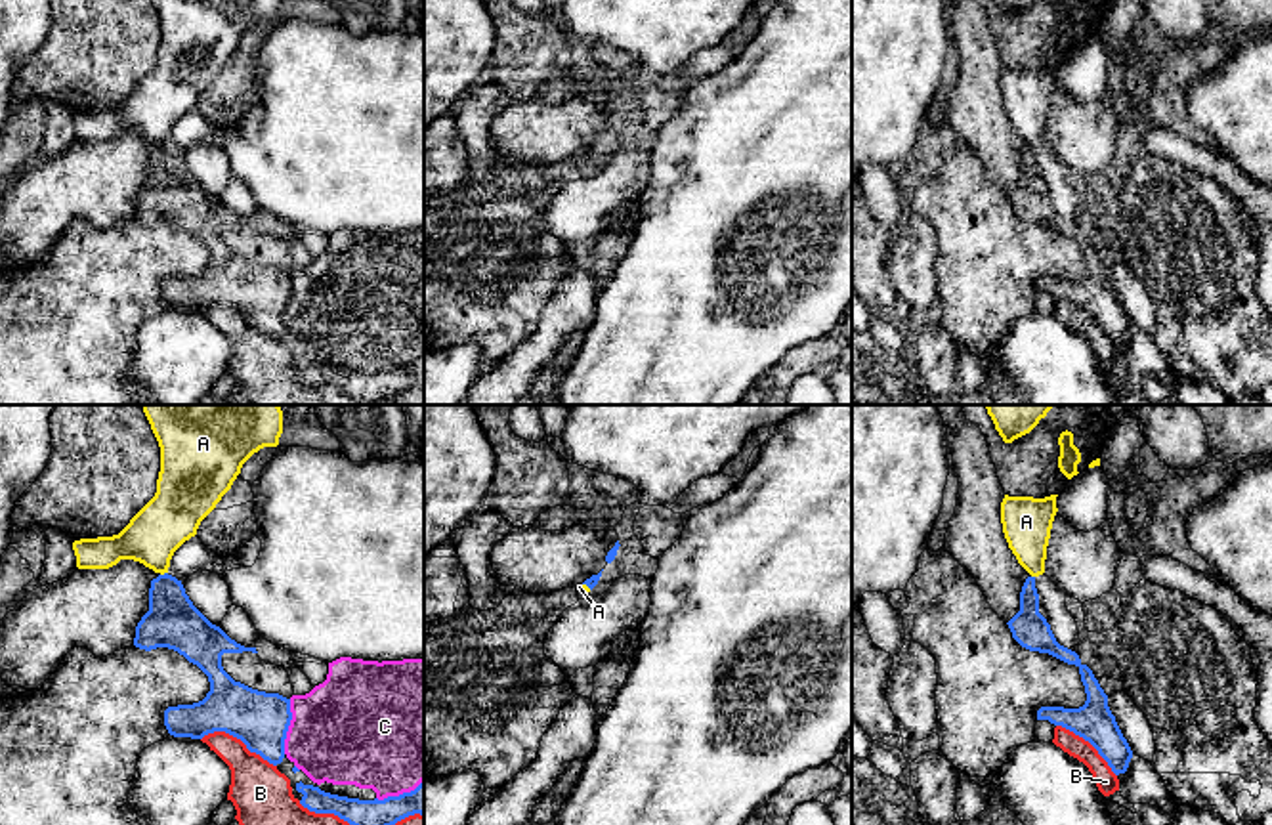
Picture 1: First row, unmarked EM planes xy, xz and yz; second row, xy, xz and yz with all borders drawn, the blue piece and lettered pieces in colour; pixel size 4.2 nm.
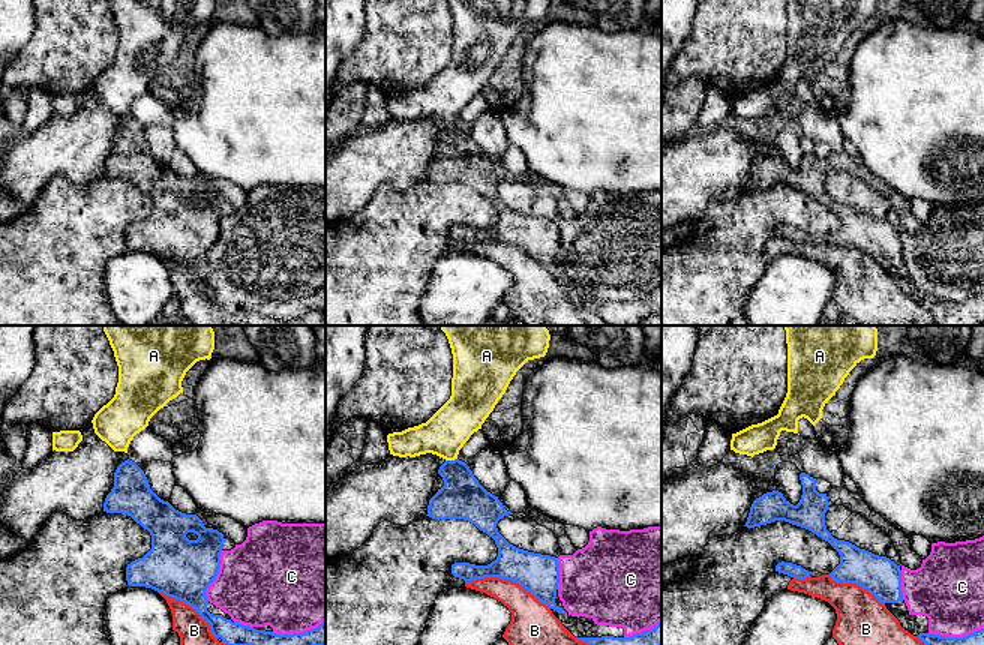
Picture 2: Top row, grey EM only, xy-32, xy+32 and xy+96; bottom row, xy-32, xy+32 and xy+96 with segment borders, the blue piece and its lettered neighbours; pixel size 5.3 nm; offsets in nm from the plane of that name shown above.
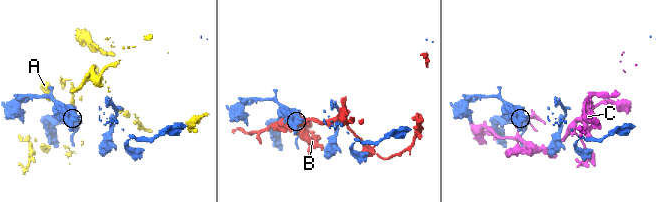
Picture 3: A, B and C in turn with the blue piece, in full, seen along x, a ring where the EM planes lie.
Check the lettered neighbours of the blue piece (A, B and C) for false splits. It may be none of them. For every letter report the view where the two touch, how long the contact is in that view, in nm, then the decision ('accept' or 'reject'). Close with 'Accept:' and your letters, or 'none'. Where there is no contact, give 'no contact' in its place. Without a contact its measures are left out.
A: meets blue in xy; contact 40 nm long; reject
B: meets blue in xy; contact 340 nm long; reject
C: meets blue in xy; contact 240 nm long; reject
Accept: none

